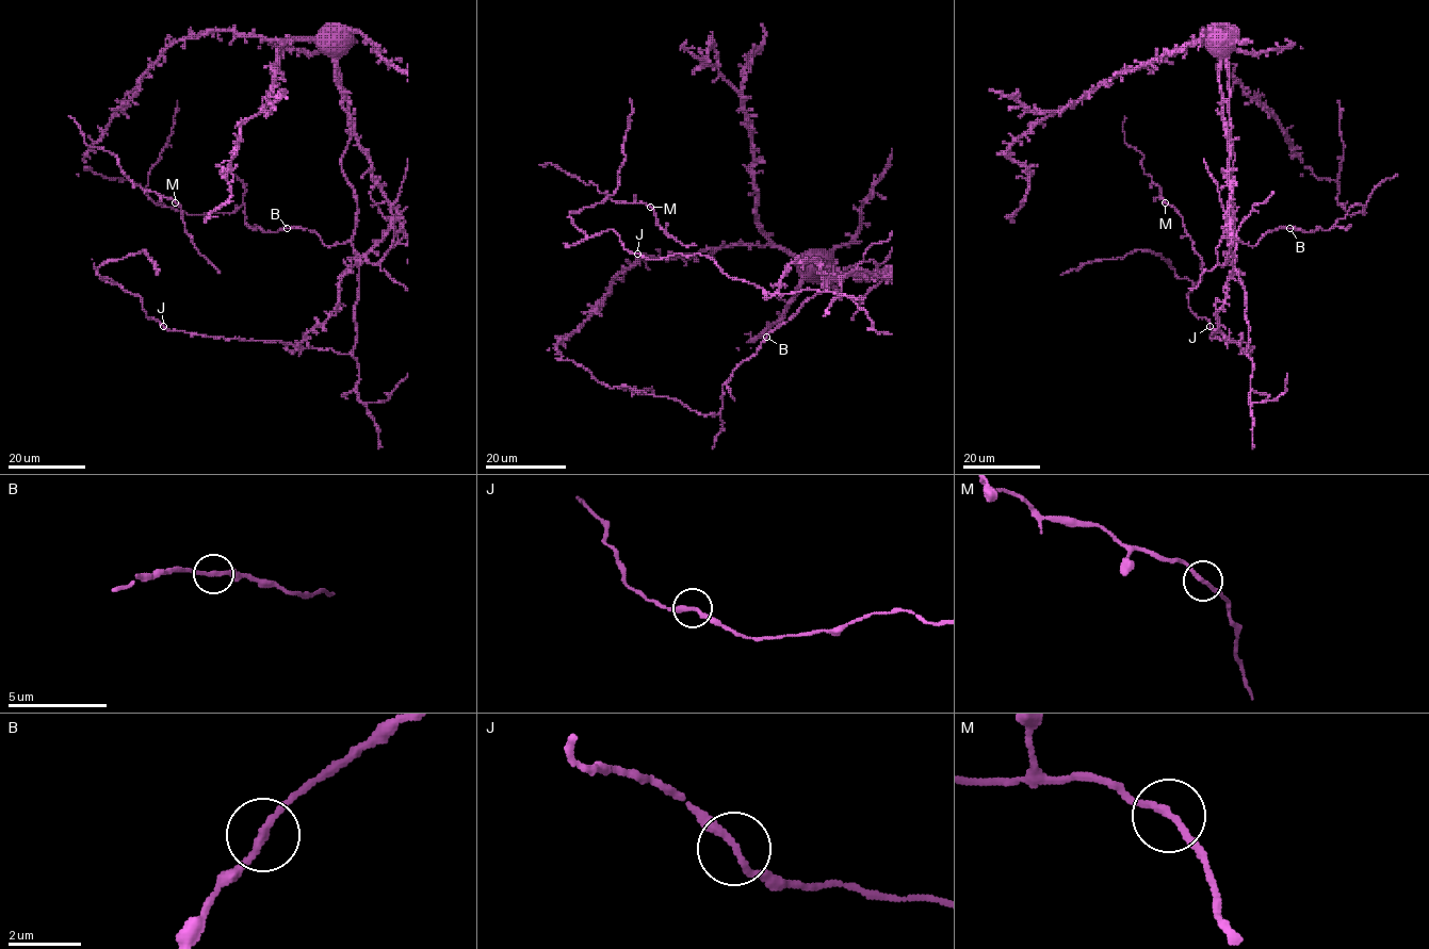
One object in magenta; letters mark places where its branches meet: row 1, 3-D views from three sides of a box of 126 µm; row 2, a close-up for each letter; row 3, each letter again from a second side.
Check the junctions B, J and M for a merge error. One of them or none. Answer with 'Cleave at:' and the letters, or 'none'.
Cleave at: none

